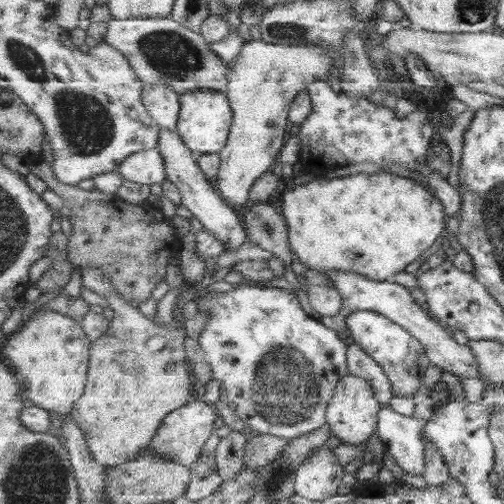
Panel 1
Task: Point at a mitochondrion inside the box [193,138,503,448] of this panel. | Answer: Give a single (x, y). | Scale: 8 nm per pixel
(285, 387)

